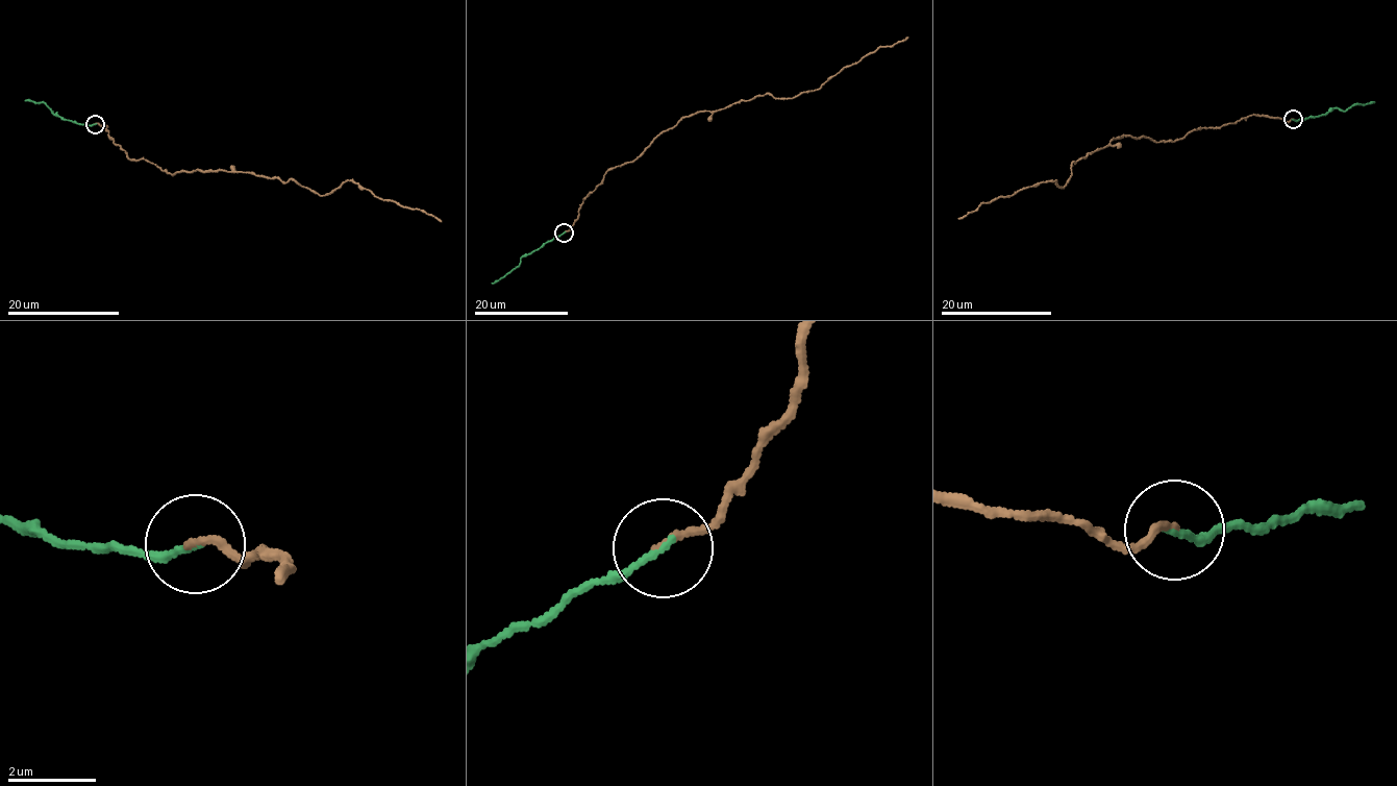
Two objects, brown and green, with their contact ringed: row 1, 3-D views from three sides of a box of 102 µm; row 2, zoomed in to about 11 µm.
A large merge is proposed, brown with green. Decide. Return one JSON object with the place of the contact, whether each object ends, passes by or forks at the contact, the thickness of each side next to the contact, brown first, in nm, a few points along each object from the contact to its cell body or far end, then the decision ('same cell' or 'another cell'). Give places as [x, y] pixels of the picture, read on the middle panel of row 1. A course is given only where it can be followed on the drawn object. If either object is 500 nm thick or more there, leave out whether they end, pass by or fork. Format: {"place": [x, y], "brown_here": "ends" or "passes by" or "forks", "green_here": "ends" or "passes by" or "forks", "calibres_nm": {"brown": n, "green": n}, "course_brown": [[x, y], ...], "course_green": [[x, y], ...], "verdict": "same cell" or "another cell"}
{"place": [564, 232], "brown_here": "ends", "green_here": "ends", "calibres_nm": {"brown": 170, "green": 120}, "course_brown": [[564, 232], [605, 173], [630, 163], [682, 118], [767, 93], [792, 99], [817, 90], [881, 46], [908, 37]], "course_green": [[564, 232], [526, 254], [518, 266], [492, 284]], "verdict": "same cell"}

